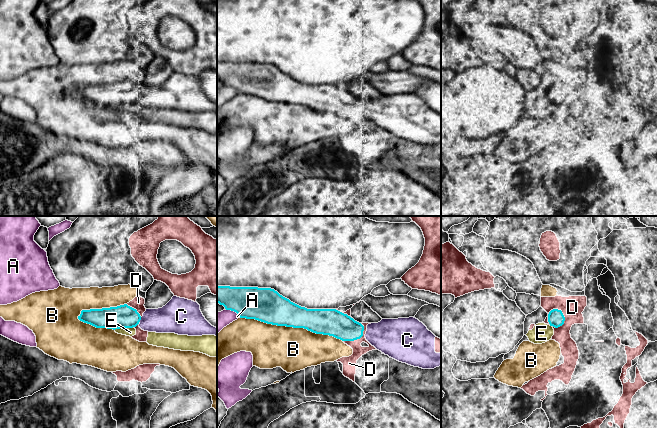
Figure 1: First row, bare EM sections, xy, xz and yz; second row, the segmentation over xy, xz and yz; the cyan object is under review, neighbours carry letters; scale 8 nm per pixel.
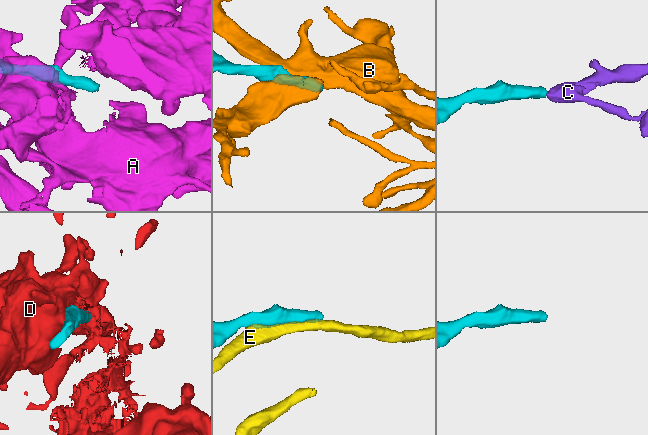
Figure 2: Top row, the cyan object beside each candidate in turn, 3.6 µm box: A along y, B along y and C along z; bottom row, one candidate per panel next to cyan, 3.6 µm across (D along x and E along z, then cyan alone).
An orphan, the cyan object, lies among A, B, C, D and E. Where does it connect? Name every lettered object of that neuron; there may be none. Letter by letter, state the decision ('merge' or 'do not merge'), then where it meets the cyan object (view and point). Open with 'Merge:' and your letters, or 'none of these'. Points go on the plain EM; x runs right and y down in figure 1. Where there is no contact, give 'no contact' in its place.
Merge: C
A: do not merge | xz (233, 86)
B: do not merge | xz (291, 102)
C: merge | xy (140, 95)
D: do not merge | yz (564, 93)
E: do not merge | xy (123, 103)

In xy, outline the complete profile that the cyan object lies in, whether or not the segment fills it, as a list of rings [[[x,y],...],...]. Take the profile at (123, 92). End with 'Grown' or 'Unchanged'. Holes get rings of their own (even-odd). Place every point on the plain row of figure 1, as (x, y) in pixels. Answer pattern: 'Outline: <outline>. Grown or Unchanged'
Outline: [[[173,72],[162,84],[146,85],[141,93],[127,80],[117,83],[82,86],[78,95],[96,104],[120,105],[137,101],[144,107],[178,111],[217,112],[217,104],[203,92],[197,78]]]. Grown

